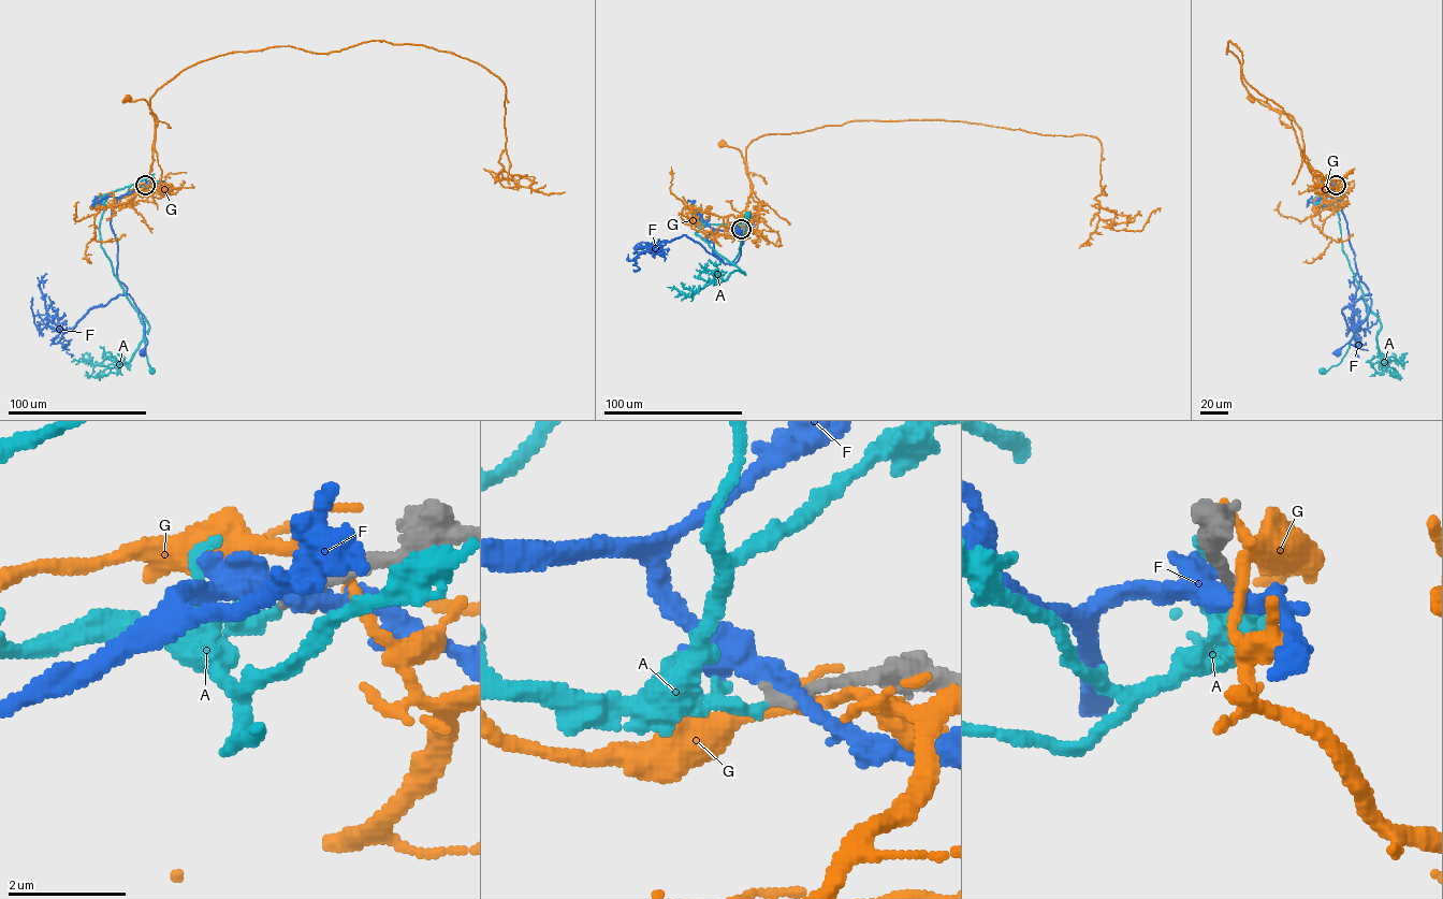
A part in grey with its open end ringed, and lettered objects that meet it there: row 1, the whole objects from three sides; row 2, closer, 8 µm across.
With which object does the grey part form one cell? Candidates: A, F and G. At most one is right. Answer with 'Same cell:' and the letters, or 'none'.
Same cell: A

